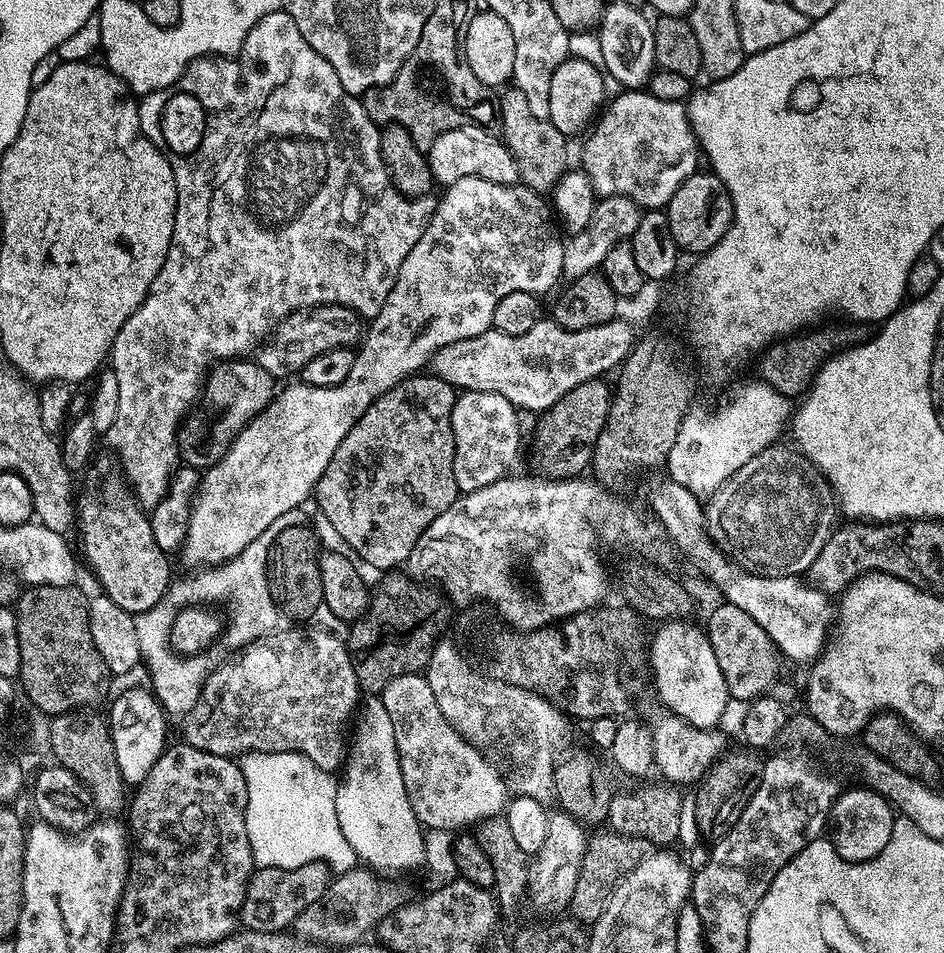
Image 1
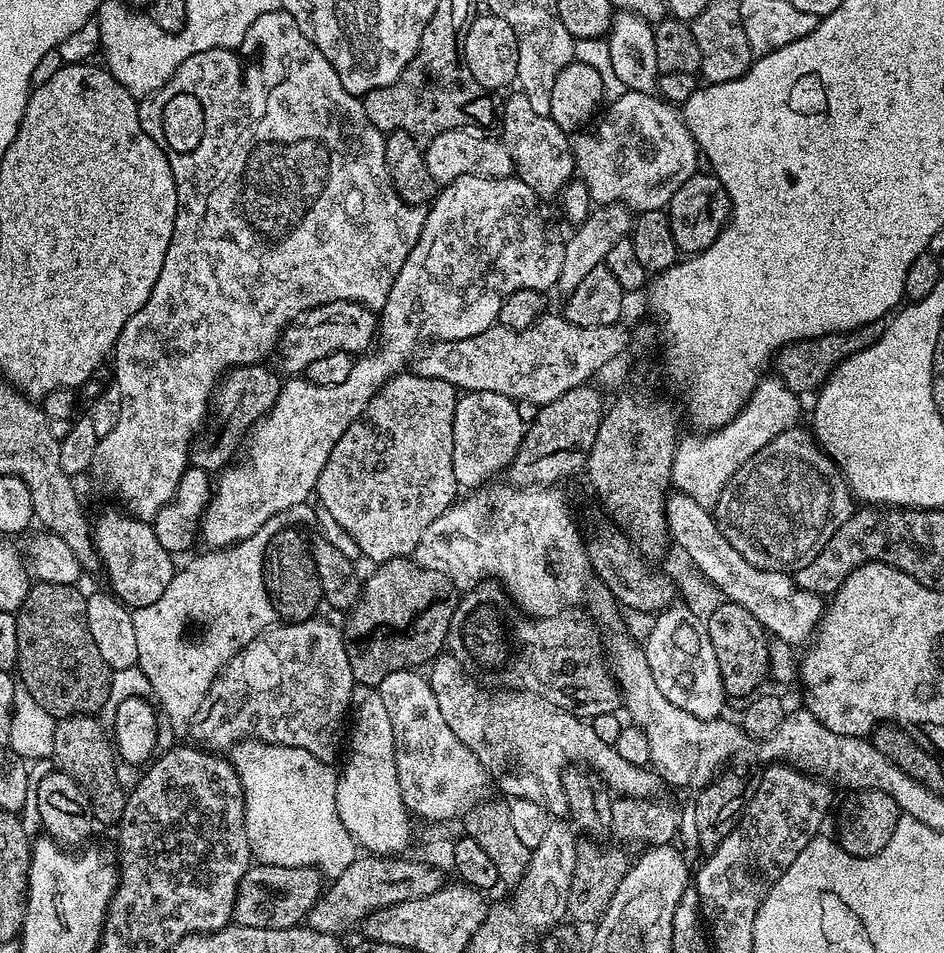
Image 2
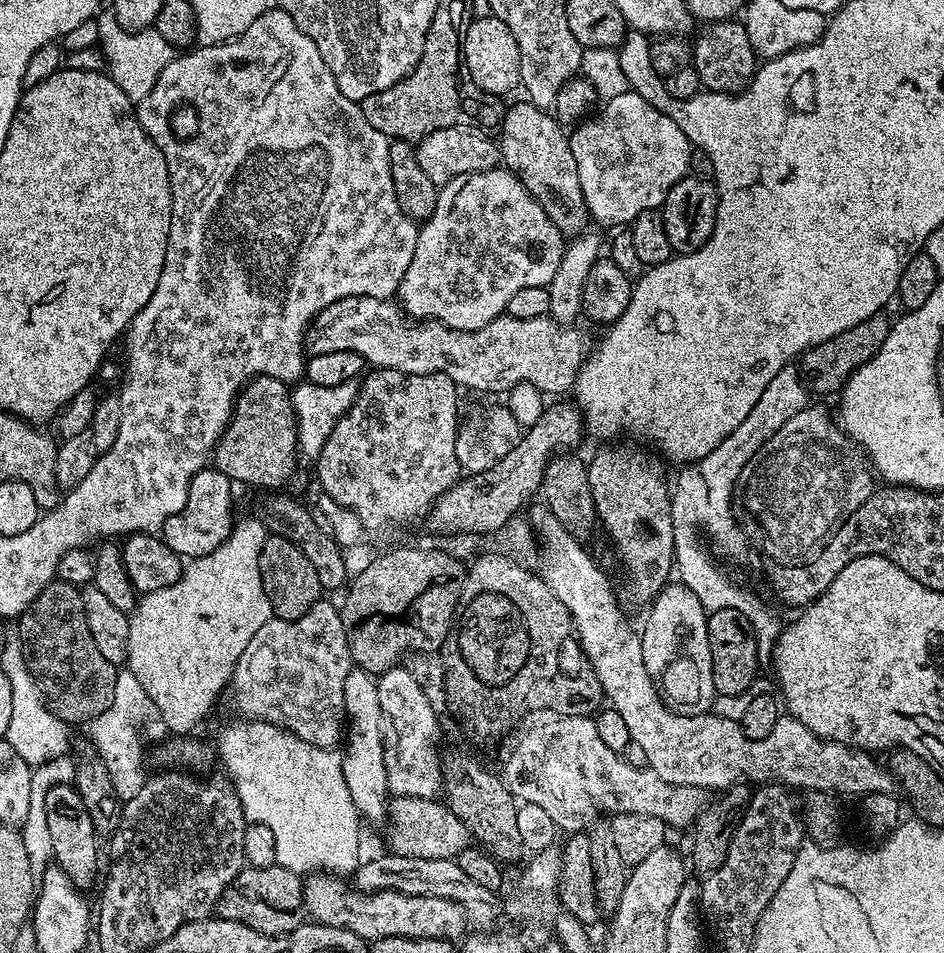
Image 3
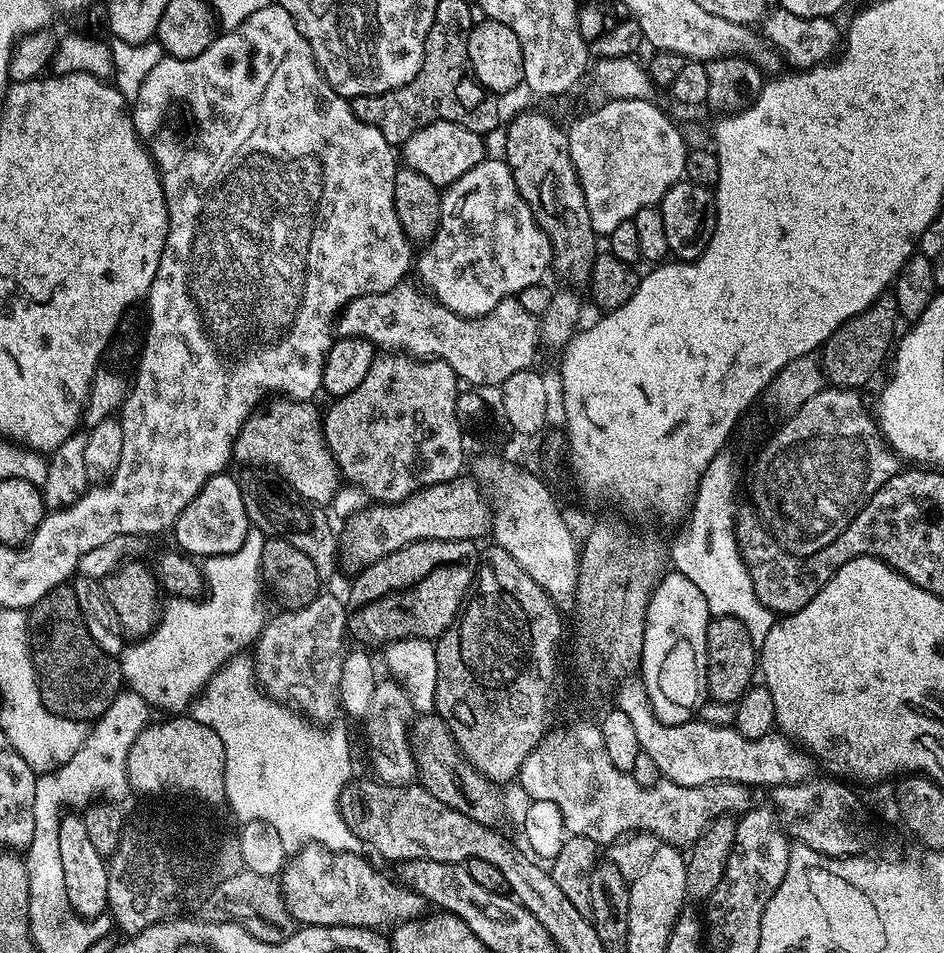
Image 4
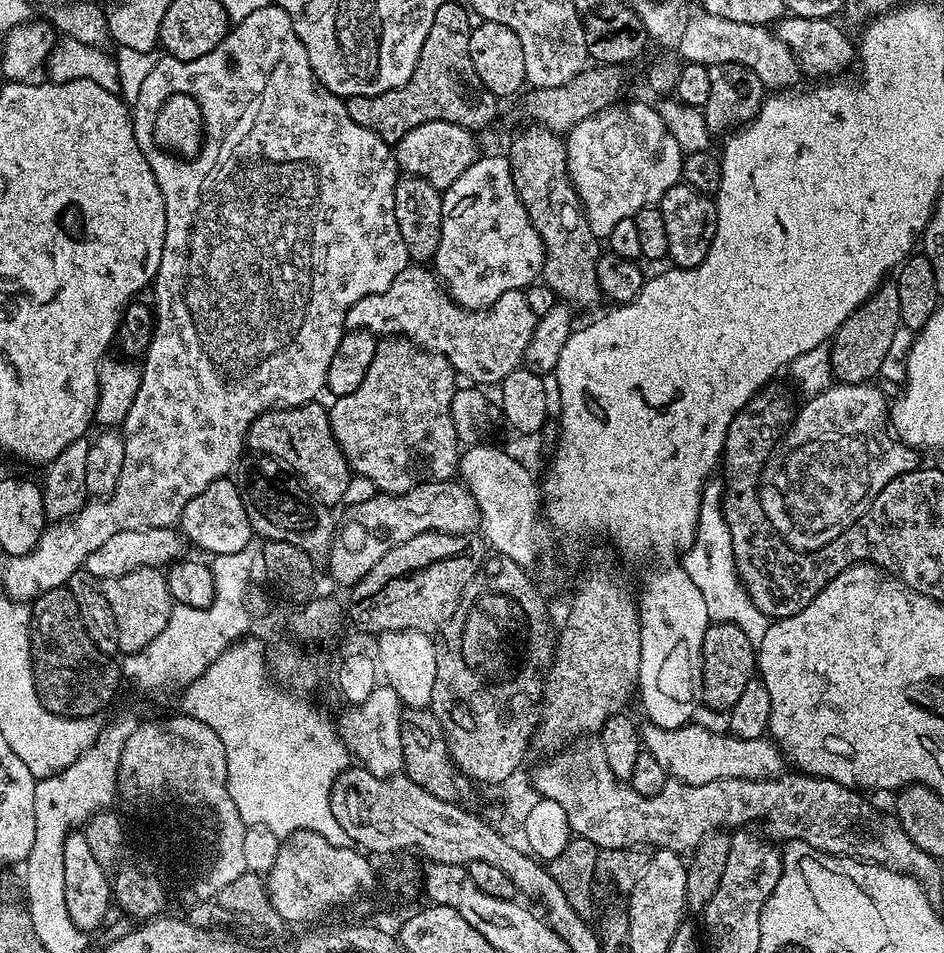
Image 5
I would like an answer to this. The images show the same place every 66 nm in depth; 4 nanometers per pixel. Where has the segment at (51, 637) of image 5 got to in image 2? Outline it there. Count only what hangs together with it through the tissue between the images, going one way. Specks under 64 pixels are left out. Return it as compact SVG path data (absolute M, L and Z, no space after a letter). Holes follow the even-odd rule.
M33 583L29 587L22 606L14 615L18 626L18 654L15 671L19 683L46 710L46 714L63 718L66 716L90 716L100 714L110 698L112 668L106 666L98 645L90 635L90 625L86 622L86 602L88 596L79 592L76 584Z

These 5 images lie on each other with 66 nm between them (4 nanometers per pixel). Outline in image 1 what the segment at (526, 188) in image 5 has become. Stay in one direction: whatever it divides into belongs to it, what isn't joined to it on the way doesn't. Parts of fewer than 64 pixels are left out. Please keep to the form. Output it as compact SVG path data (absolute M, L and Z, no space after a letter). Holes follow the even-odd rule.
M508 86L498 96L498 128L504 145L510 150L518 166L519 183L535 192L548 194L553 191L564 173L569 171L568 144L564 135L555 129L549 119L543 120L530 111L526 94L515 86ZM500 93L501 96L500 96ZM504 131L504 132L503 132Z

